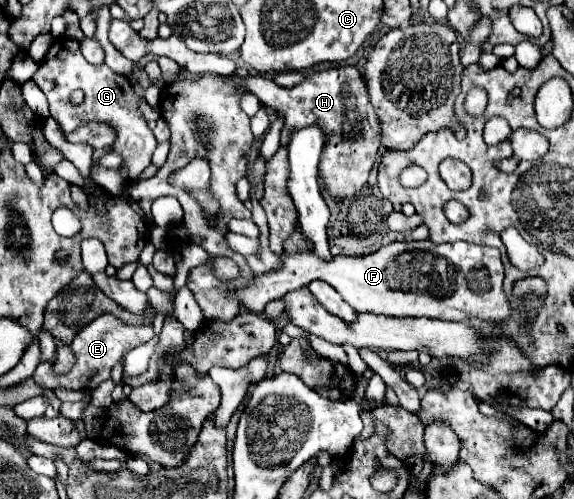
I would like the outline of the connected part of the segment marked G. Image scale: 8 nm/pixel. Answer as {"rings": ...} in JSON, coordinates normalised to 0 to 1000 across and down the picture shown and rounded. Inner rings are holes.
{"rings":[[[91,84],[87,100],[66,124],[66,140],[56,152],[56,160],[80,188],[91,236],[101,224],[105,244],[108,236],[122,232],[136,240],[181,240],[202,257],[206,277],[199,285],[199,305],[216,313],[216,333],[209,337],[209,345],[220,357],[220,365],[233,361],[265,325],[272,277],[244,224],[244,192],[233,184],[226,156],[195,144],[188,132],[160,132],[157,124],[150,124],[136,84]],[[132,176],[139,176],[150,188],[146,204],[136,212],[122,204],[122,184],[129,184]],[[94,208],[115,216],[91,216]]]}

